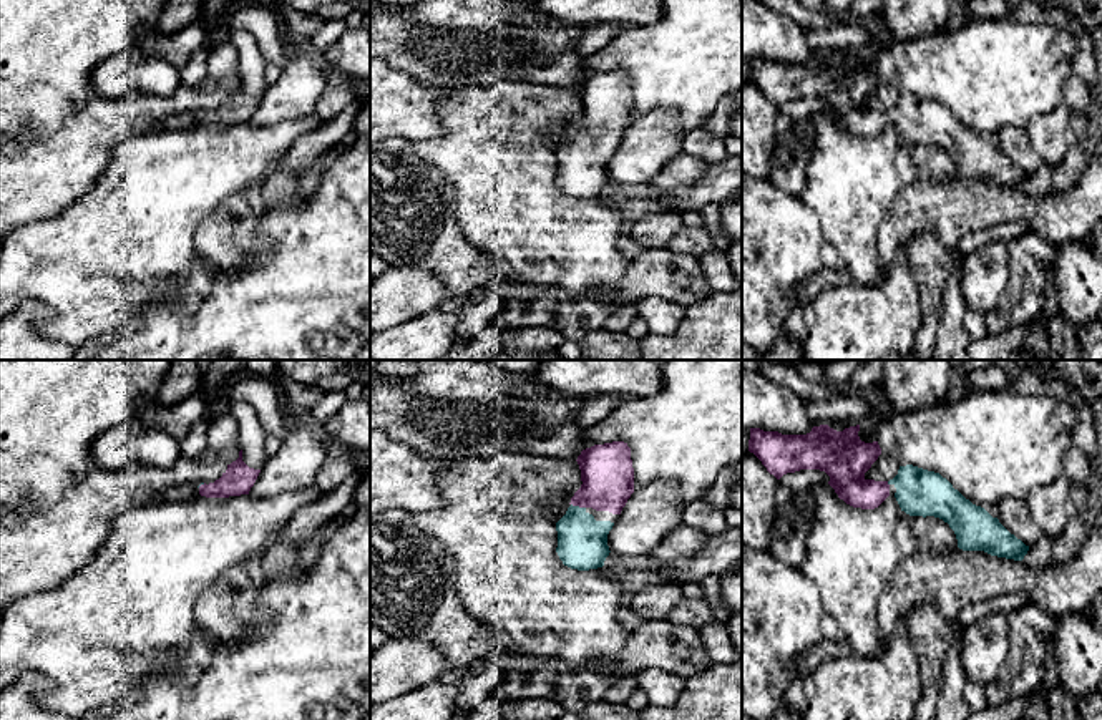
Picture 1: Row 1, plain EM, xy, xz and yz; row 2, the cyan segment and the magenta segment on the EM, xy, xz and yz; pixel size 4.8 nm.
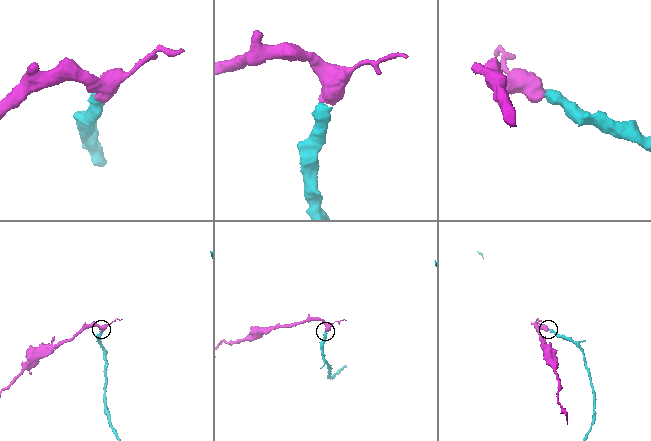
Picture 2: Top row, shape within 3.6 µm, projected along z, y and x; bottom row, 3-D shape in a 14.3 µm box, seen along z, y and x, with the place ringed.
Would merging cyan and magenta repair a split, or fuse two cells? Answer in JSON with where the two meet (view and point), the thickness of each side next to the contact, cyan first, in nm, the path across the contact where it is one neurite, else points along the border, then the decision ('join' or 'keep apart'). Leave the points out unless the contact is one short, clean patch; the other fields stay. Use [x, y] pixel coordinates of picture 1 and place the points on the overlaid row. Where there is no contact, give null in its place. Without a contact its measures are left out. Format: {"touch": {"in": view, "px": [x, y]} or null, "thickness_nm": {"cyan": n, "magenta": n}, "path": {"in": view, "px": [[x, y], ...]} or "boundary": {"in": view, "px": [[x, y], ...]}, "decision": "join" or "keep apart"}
{"touch": {"in": "xz", "px": [578, 506]}, "thickness_nm": {"cyan": 240, "magenta": 260}, "path": {"in": "xz", "px": [[581, 540], [578, 533], [578, 506], [606, 476], [606, 470]]}, "decision": "join"}

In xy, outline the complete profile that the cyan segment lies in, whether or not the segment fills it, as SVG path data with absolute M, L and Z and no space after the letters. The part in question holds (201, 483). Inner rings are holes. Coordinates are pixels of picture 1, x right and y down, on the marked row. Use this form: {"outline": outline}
{"outline": "M242 450L239 451L239 458L227 465L227 469L222 473L219 479L214 483L201 483L199 494L206 498L229 498L249 494L254 486L261 469L249 468L242 461Z"}

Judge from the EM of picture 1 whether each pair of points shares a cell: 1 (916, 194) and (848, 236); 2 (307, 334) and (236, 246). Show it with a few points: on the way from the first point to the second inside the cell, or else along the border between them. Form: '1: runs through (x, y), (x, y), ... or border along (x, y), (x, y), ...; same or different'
1: border along (903, 184), (880, 224), (878, 252); different
2: border along (274, 243), (231, 274), (213, 266); different

